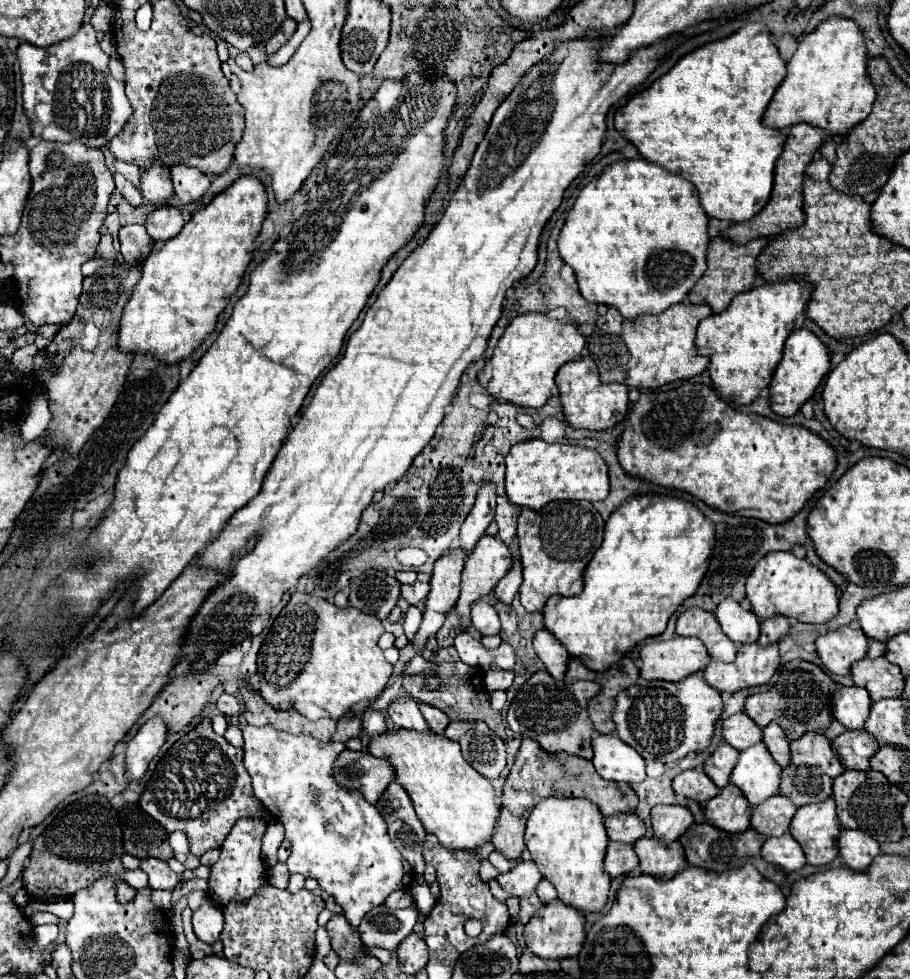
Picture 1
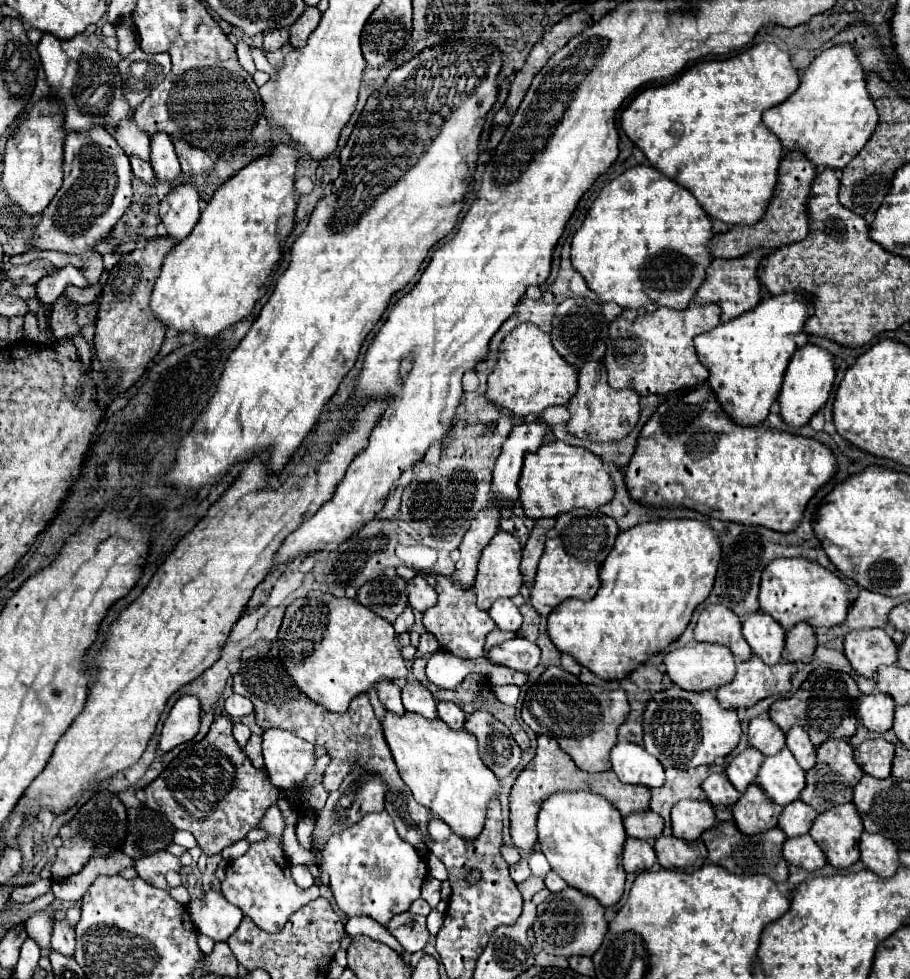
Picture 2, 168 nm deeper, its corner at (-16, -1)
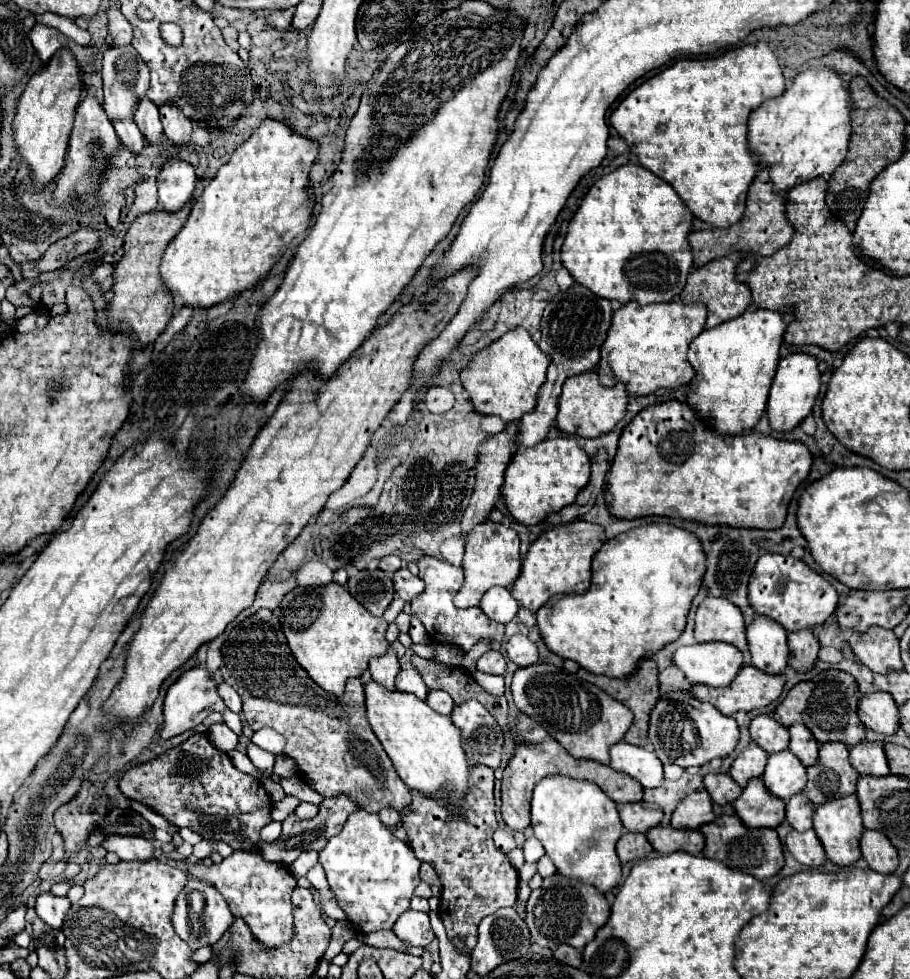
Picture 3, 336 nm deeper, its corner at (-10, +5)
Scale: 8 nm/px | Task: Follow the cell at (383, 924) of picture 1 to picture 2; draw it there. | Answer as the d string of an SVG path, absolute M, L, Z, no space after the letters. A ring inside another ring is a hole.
M404 911L404 913L398 913L396 917L392 917L392 921L388 923L388 931L402 943L402 947L408 953L422 951L430 937L430 933L426 929L426 917L414 915L410 911Z

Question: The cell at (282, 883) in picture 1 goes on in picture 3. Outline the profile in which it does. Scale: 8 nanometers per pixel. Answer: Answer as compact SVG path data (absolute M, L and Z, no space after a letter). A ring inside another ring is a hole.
M304 851L292 865L290 865L290 871L300 877L300 875L306 875L310 867L314 867L318 863L318 853L316 851Z

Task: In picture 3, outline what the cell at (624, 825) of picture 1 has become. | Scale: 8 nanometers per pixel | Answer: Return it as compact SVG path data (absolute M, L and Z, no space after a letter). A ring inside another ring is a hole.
M644 801L628 803L628 805L622 805L620 819L622 819L622 825L626 827L626 831L646 833L654 825L660 825L662 809L656 807L656 805L644 803Z

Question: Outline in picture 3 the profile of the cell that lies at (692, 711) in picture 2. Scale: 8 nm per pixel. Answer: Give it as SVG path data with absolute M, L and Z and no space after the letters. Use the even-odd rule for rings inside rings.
M678 691L668 695L668 699L660 699L658 705L652 709L648 739L664 765L674 763L688 769L700 767L714 757L728 757L738 745L740 731L734 717L726 717L710 703L698 701L692 695Z

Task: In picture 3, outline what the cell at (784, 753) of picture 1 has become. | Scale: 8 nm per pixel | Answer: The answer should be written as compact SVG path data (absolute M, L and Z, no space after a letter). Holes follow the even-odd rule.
M794 723L790 727L790 745L788 749L808 767L818 761L818 741L810 735L810 729L804 723Z

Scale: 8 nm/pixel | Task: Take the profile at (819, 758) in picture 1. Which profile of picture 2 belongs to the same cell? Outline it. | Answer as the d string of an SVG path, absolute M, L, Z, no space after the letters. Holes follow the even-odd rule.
M828 739L824 745L818 747L818 761L816 767L806 771L806 787L800 793L800 799L814 807L818 813L852 801L852 787L860 781L862 769L854 761L854 751L846 739Z

